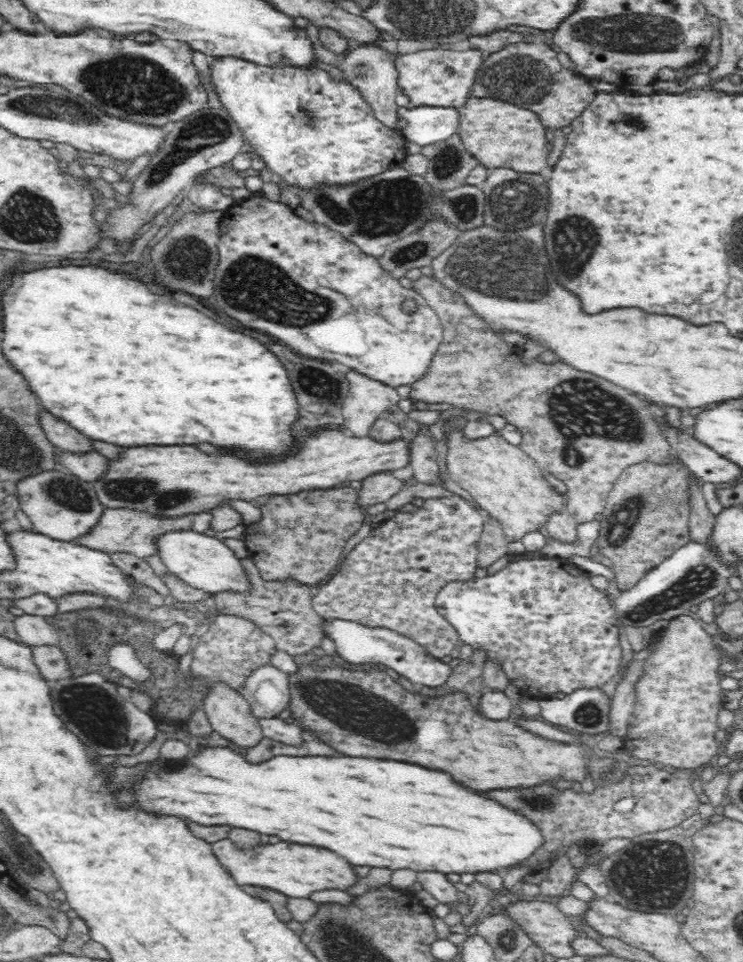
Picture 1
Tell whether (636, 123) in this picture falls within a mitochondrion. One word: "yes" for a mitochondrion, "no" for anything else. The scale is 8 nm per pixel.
yes

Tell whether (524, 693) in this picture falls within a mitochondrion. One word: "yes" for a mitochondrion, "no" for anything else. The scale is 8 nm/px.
no

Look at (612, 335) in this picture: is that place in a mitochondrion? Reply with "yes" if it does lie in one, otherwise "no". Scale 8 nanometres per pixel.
no

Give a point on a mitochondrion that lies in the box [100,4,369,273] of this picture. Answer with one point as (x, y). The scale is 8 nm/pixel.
(205, 130)

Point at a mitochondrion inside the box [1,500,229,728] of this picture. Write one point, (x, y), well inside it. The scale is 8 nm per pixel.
(75, 628)

